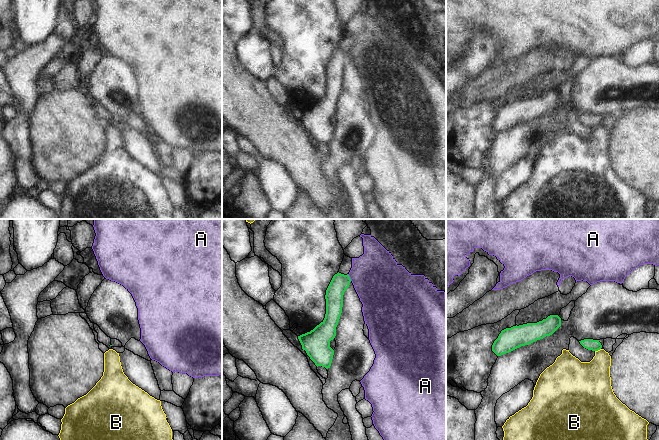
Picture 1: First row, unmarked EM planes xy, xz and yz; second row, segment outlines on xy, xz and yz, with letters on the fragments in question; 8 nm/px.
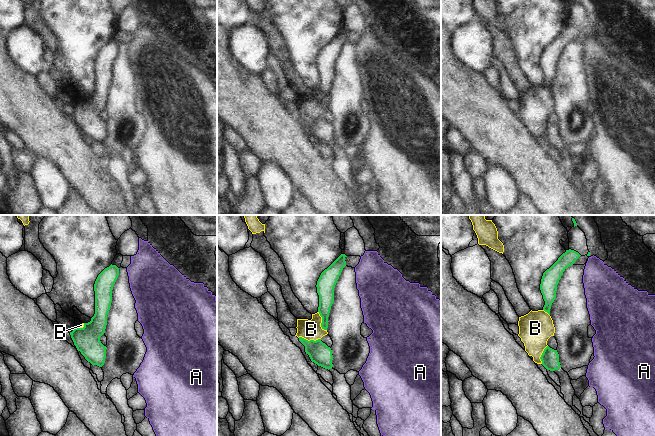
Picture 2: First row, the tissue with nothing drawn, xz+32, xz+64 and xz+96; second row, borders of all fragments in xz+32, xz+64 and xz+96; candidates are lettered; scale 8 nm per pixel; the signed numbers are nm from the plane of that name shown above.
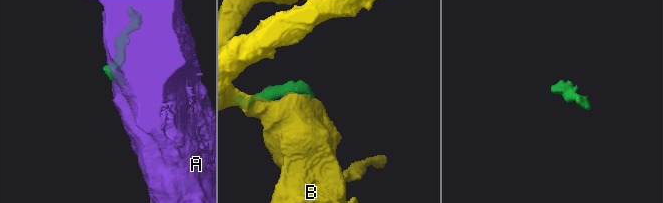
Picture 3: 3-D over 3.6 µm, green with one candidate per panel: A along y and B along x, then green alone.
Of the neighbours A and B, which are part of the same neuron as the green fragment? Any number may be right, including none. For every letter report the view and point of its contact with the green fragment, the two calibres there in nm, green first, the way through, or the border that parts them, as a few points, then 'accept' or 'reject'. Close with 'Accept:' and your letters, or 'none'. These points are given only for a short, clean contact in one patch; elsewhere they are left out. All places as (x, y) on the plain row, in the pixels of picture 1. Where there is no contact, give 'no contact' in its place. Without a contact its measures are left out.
A: meets green in xz at (349, 53); 140 nm thick on the green side, 400 nm on the other; border along xz (347, 50), (351, 56); reject
B: meets green in yz at (597, 126); 90 nm thick on the green side, 300 nm on the other; border along yz (600, 124), (595, 127); reject
Accept: none

